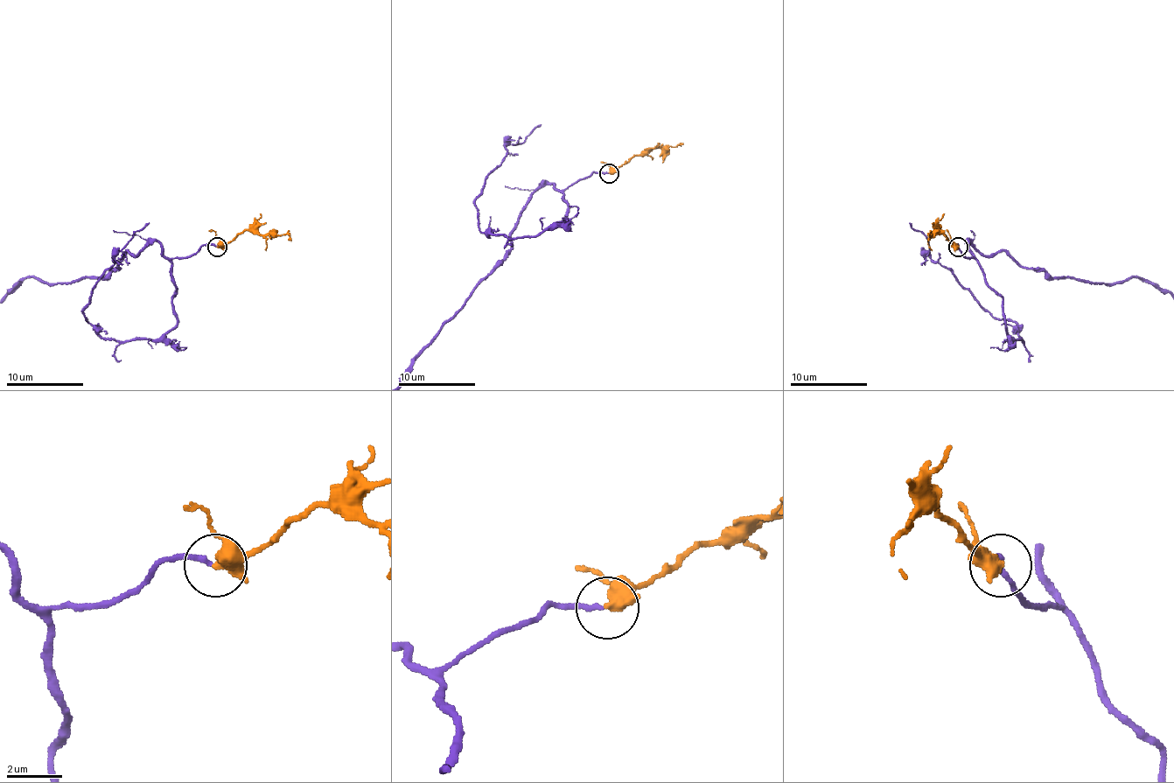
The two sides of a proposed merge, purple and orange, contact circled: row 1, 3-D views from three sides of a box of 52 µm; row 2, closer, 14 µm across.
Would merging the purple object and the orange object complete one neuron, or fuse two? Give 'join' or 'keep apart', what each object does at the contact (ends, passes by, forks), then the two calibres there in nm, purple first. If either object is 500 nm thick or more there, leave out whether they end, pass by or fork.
join; purple ends there; orange passes by; 170 nm thick on the purple side, 380 nm on the other

